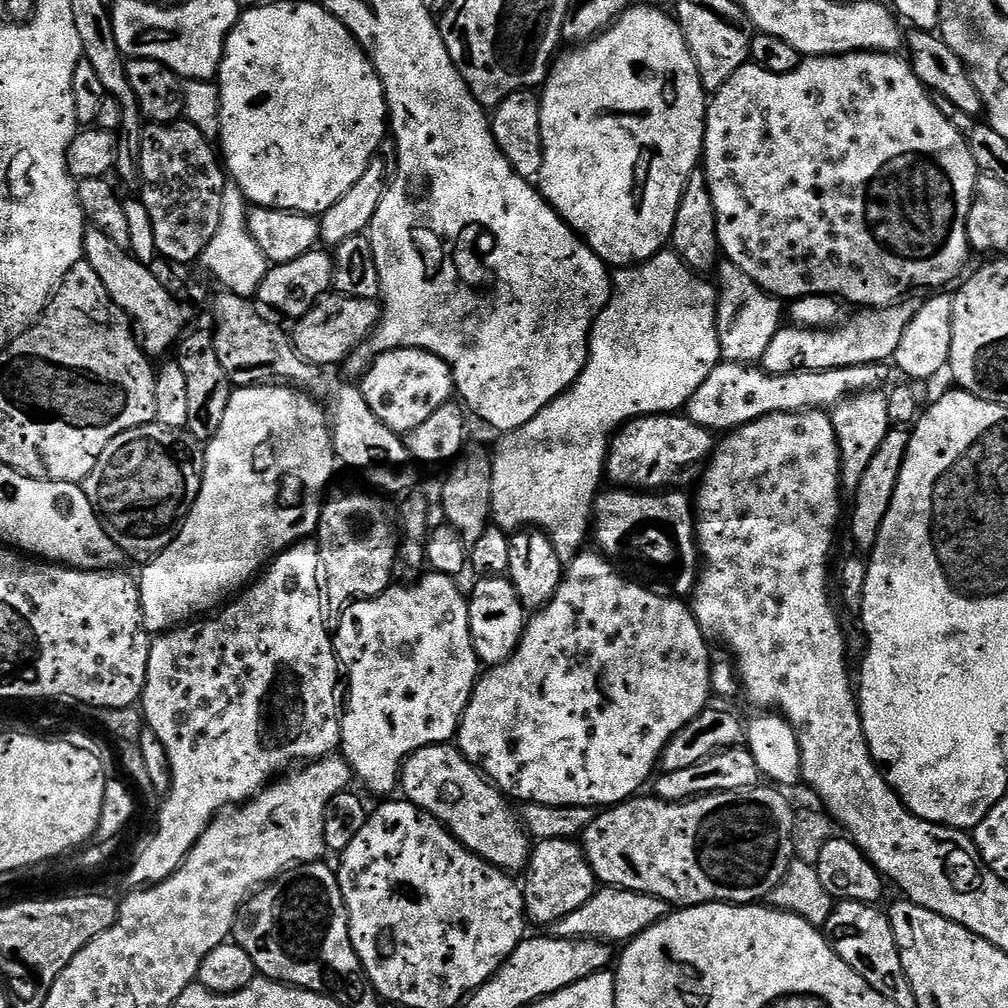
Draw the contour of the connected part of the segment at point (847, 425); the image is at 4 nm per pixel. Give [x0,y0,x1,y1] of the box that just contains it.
[830,392,893,498]

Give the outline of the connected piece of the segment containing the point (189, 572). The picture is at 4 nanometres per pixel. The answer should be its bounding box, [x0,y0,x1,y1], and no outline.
[138,382,338,633]

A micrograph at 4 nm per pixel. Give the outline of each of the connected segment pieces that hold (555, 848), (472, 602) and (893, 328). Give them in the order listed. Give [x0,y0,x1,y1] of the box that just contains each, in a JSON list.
[[523,840,598,926],[468,576,526,666],[762,302,917,376]]

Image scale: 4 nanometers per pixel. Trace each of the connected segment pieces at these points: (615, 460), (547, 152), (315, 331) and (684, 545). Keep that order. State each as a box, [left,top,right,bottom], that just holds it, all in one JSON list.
[[606,414,714,494],[538,6,709,269],[290,294,381,365],[603,516,698,598]]

